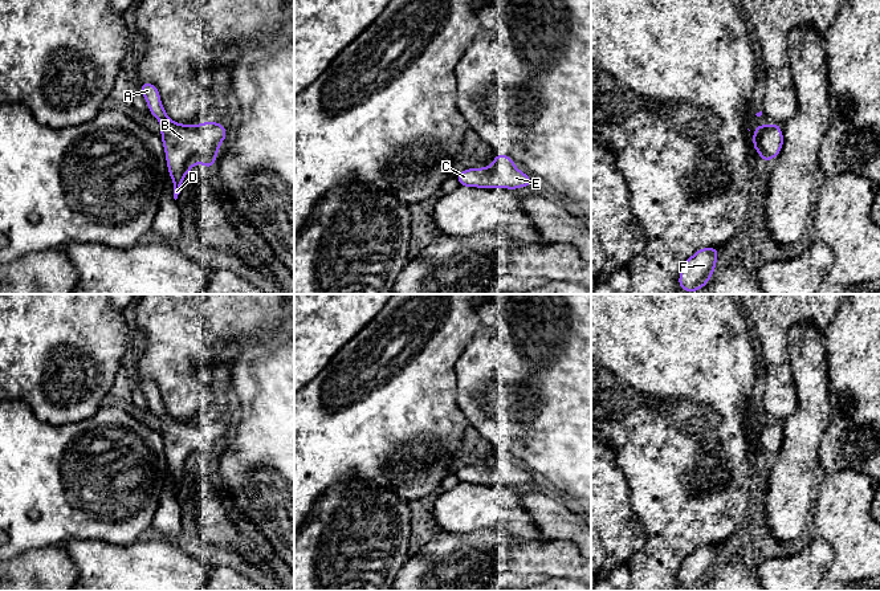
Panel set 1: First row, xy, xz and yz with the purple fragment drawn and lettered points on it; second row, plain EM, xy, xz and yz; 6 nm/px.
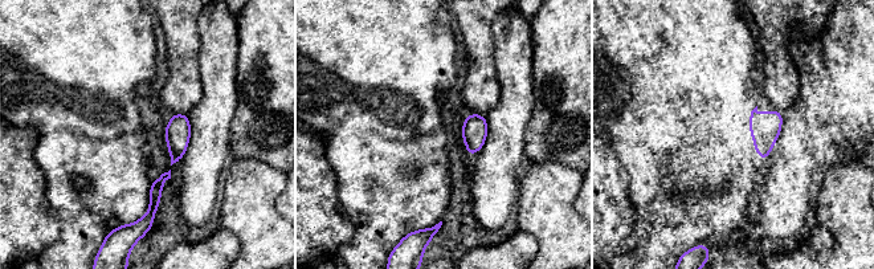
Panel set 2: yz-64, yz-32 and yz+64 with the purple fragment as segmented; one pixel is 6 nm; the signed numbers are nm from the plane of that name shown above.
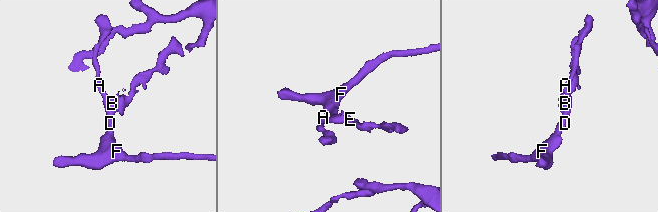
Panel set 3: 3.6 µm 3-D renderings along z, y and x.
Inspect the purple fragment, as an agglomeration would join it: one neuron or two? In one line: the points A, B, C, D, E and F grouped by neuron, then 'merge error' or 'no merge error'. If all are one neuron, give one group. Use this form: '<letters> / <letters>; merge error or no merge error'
A B C D E F; no merge error

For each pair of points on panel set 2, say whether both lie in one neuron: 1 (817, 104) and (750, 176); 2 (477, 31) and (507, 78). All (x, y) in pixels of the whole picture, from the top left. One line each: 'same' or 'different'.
1: different
2: different

